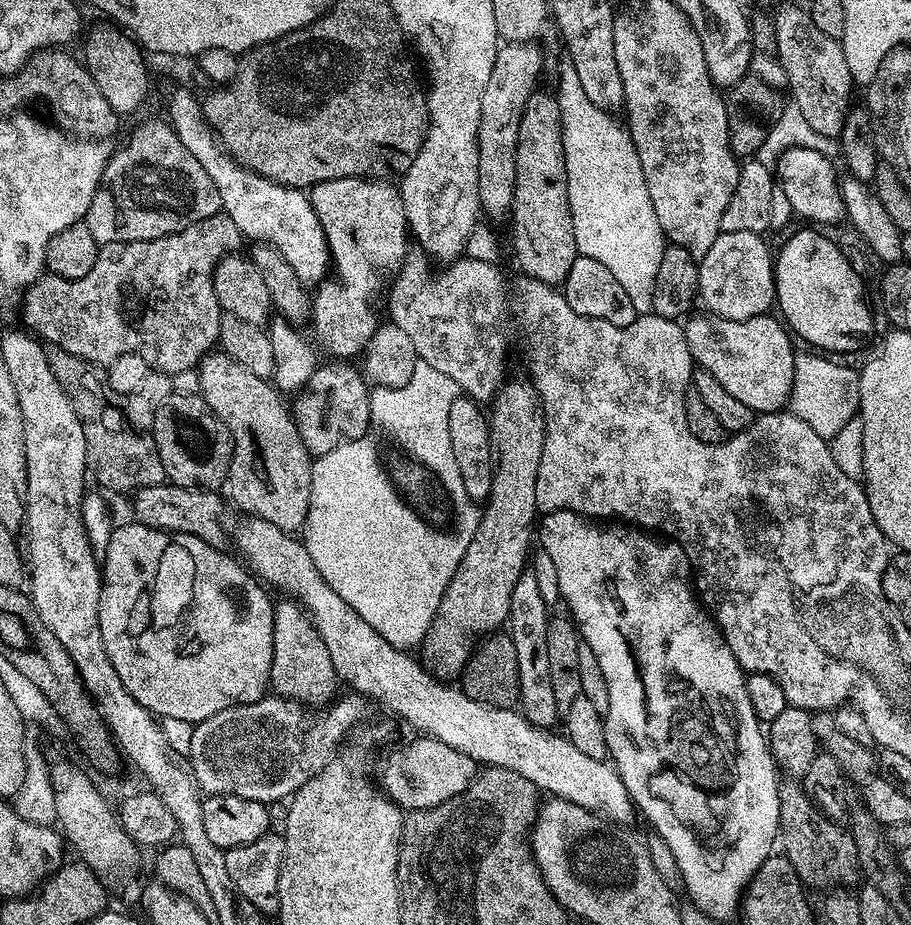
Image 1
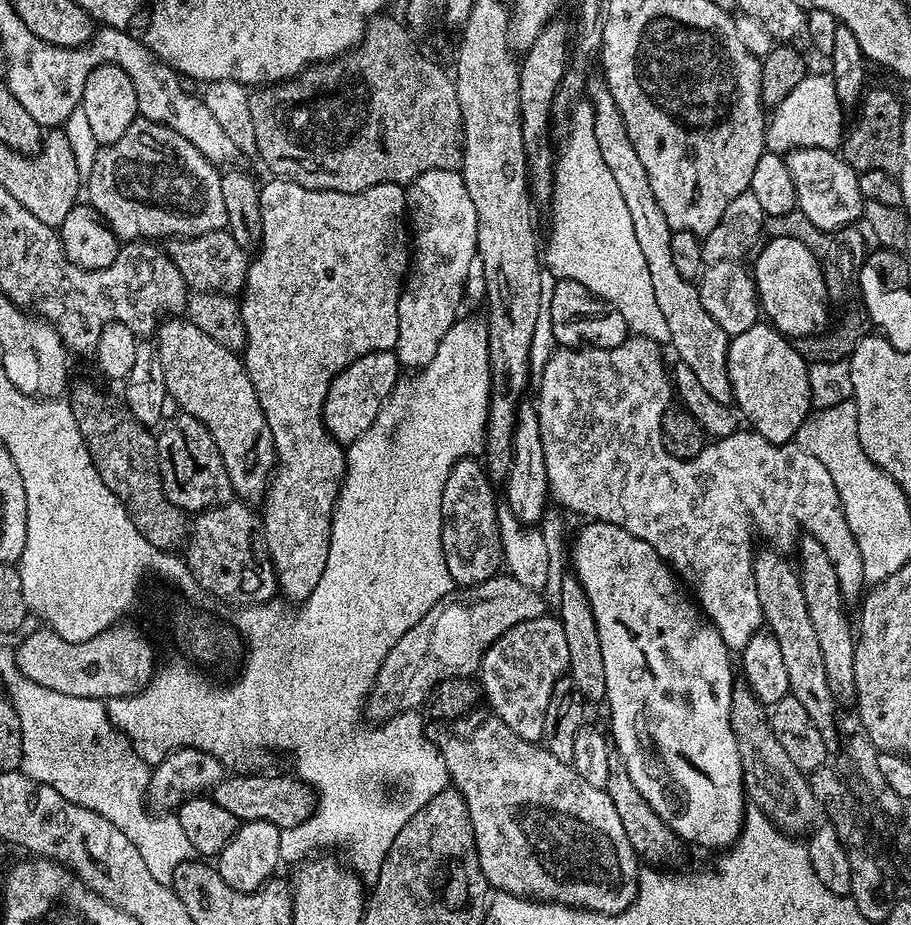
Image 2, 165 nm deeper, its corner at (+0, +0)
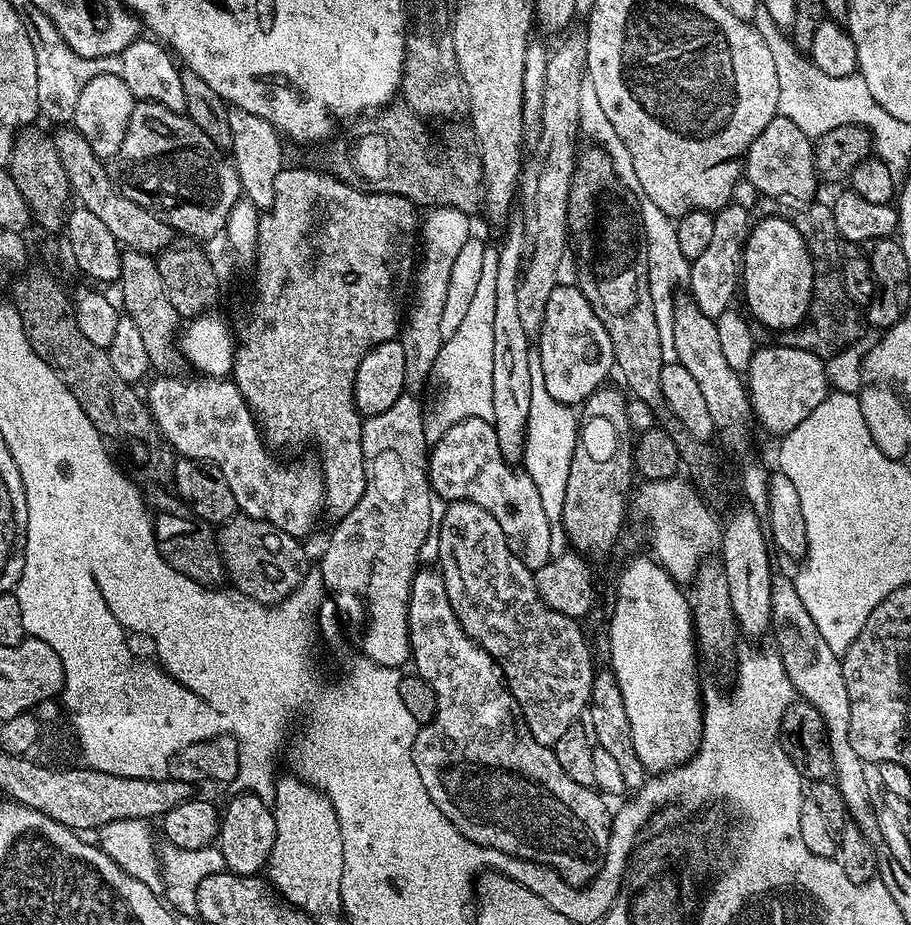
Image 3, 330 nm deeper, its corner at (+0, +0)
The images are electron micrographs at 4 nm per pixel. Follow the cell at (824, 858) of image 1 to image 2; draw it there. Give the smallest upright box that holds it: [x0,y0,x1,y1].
[730,682,817,838]

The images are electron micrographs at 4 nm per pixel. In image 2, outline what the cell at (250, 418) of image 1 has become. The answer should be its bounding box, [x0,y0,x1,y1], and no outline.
[154,318,276,502]

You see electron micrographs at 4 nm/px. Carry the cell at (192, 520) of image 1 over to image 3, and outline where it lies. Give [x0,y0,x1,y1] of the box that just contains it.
[218,514,309,604]

